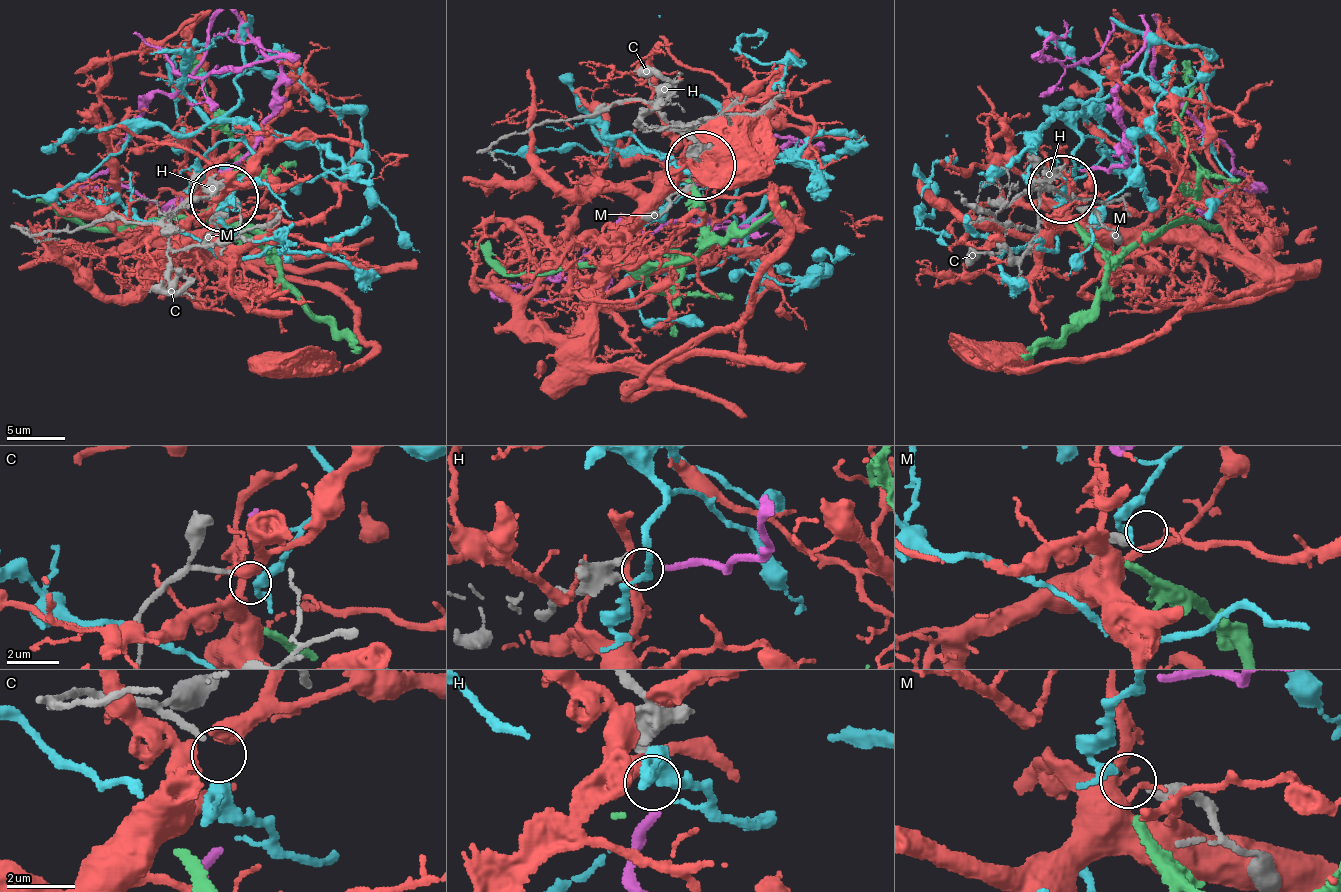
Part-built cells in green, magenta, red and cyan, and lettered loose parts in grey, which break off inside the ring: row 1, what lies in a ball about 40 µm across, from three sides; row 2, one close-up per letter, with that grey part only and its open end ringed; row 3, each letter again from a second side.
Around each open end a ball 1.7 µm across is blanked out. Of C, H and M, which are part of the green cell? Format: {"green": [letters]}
{"green": []}

